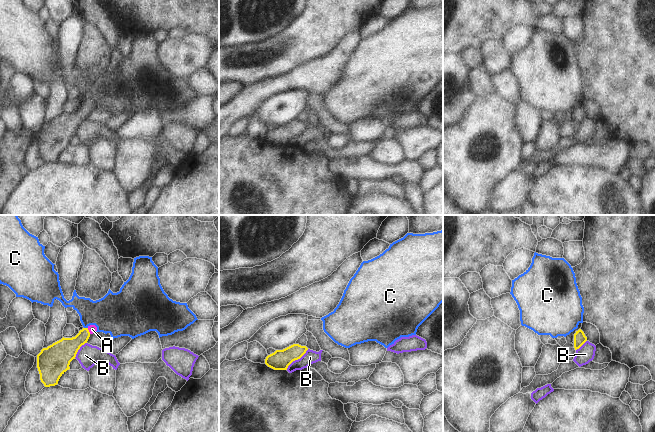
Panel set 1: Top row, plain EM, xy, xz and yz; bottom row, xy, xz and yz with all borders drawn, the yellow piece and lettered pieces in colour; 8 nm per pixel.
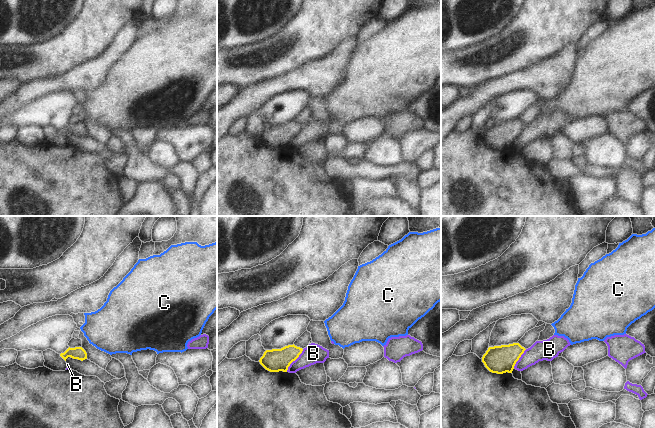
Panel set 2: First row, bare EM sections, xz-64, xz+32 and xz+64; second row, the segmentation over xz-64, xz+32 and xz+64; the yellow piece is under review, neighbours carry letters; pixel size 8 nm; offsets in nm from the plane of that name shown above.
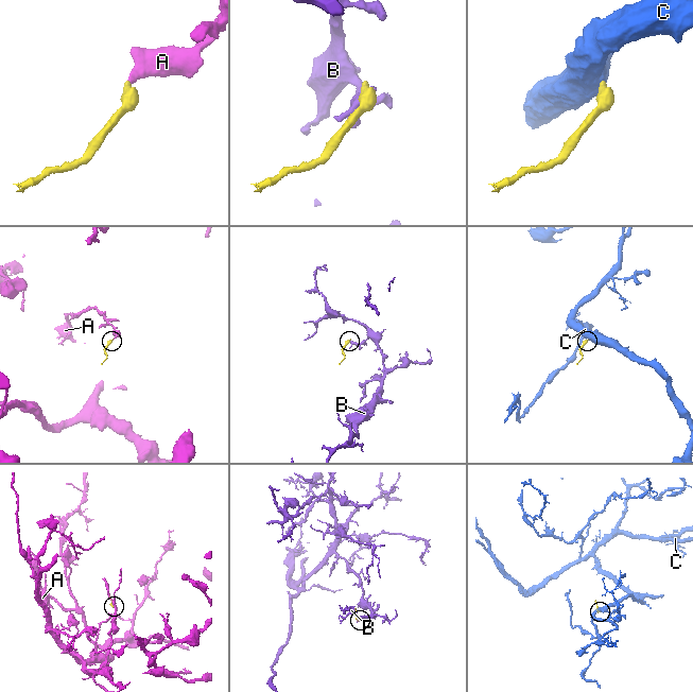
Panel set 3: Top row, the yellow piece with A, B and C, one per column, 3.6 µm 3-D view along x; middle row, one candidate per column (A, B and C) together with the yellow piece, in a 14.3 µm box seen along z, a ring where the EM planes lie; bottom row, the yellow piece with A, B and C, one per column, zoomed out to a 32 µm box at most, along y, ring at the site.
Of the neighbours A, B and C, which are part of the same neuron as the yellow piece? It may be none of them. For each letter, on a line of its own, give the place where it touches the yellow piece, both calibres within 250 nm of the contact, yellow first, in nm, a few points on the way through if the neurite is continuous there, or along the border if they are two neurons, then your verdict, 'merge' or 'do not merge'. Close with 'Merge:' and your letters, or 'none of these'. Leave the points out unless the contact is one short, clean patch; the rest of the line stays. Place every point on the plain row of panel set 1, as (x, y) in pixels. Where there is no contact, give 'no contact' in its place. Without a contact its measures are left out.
A: xy (88, 107) | 190/70 nm | across xy (64, 127), (88, 107), (92, 105) | merge
B: xz (296, 135) | 160/110 nm | along xz (308, 125), (286, 145) | do not merge
C: xy (86, 104) | 190/320 nm | along xy (84, 103), (87, 104) | do not merge
Merge: A

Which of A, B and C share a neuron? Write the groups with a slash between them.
A / B / C

